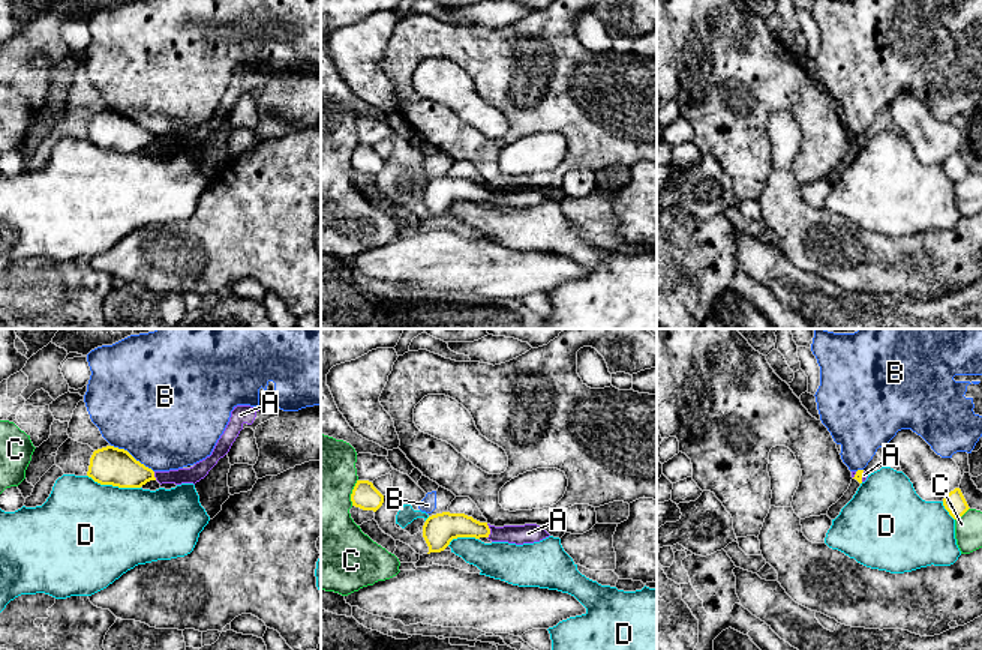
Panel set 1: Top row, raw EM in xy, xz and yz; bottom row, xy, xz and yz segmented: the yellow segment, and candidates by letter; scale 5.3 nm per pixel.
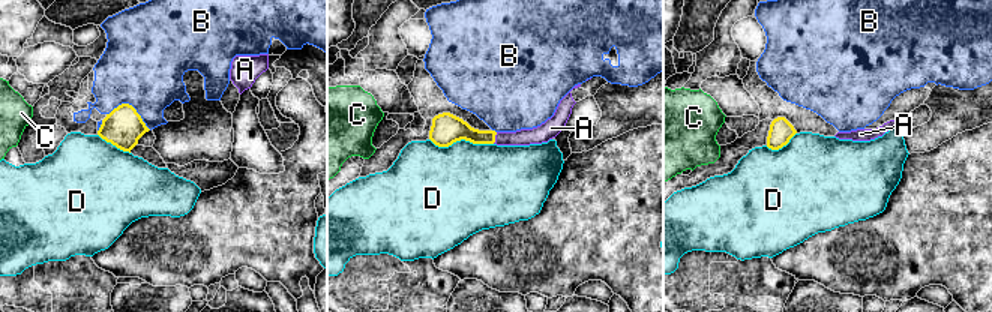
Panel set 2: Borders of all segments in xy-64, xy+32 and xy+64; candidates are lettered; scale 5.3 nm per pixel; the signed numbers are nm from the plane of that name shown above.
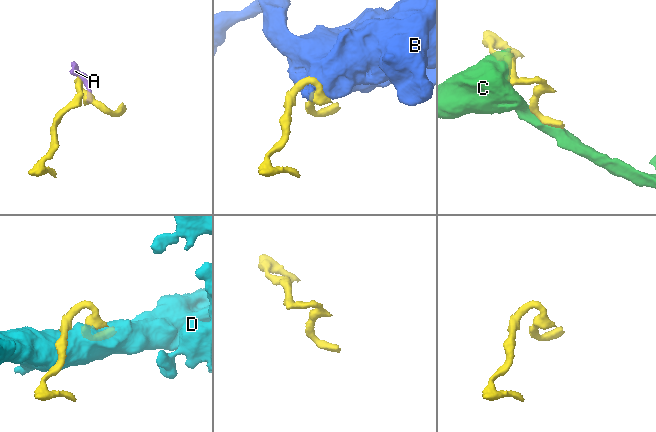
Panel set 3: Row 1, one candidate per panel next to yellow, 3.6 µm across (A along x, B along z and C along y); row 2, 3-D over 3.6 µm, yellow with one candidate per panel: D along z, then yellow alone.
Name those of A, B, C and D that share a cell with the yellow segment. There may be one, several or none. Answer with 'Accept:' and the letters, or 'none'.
Accept: A

